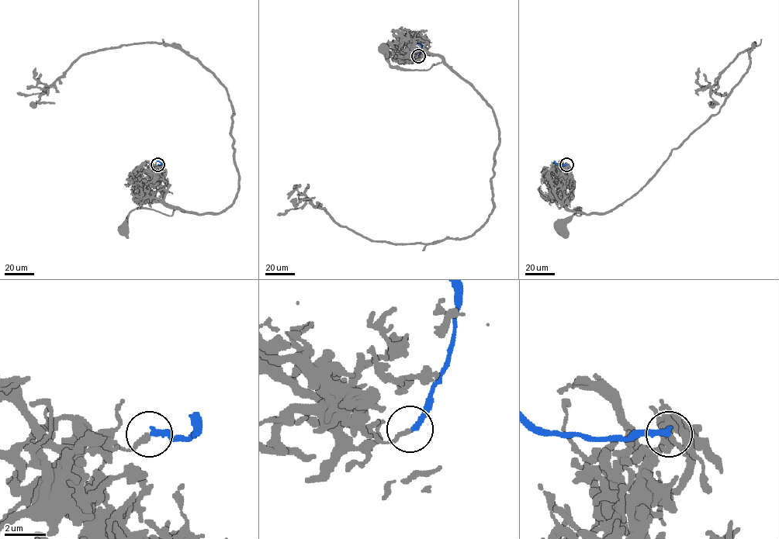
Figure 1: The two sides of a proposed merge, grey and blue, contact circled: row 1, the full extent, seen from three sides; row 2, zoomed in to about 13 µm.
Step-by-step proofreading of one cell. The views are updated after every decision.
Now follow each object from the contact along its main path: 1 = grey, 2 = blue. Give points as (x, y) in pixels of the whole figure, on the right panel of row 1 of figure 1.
1: (566, 165), (563, 203), (570, 210), (575, 209), (576, 215), (581, 214), (579, 208), (561, 229)
2: (566, 165), (557, 164), (554, 160)

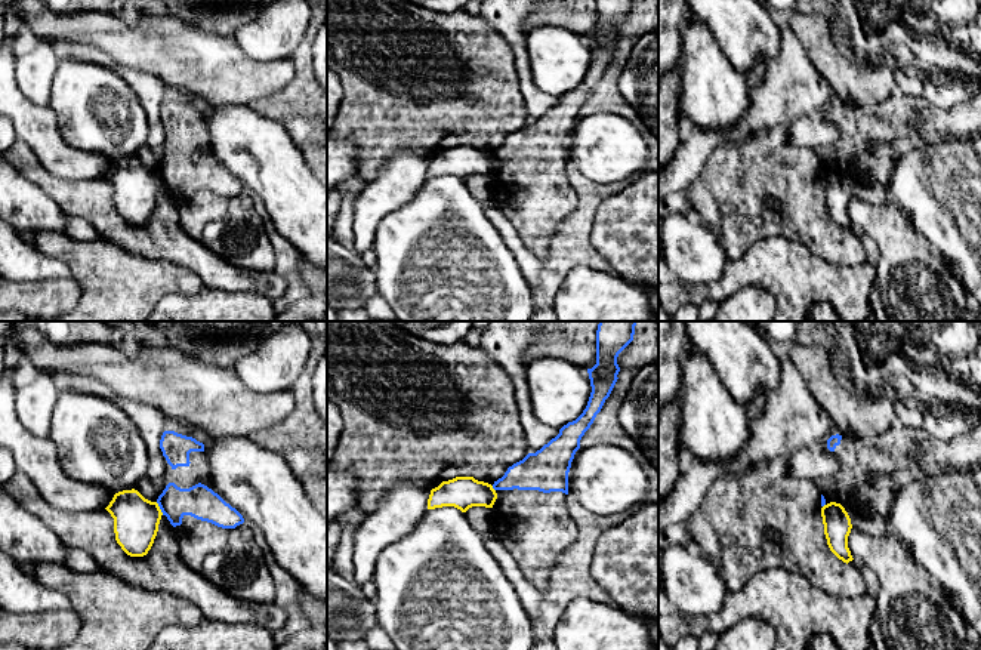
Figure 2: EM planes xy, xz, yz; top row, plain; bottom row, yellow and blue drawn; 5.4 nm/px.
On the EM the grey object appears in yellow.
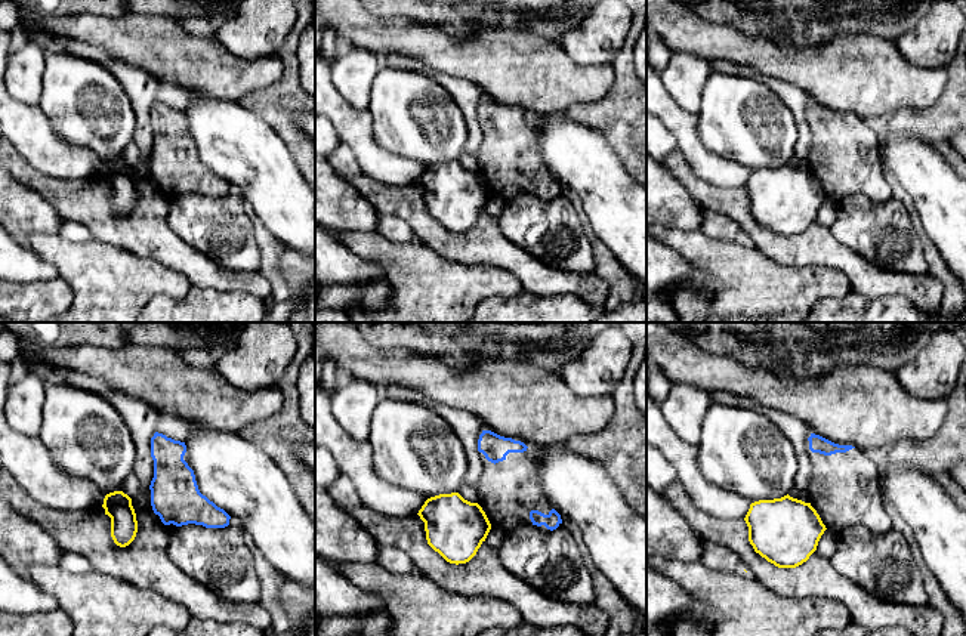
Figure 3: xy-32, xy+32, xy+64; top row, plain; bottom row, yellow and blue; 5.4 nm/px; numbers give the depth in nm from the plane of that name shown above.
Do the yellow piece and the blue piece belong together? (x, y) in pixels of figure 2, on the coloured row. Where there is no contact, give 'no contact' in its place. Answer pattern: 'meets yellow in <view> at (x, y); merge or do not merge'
meets yellow in xy at (159, 508); do not merge

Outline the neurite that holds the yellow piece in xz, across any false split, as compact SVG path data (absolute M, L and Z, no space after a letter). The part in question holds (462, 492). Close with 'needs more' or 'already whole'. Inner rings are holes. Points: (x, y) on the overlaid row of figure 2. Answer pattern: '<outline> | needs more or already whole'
M456 477L431 490L428 509L454 506L466 512L472 506L493 508L497 493L491 484L473 477Z | already whole

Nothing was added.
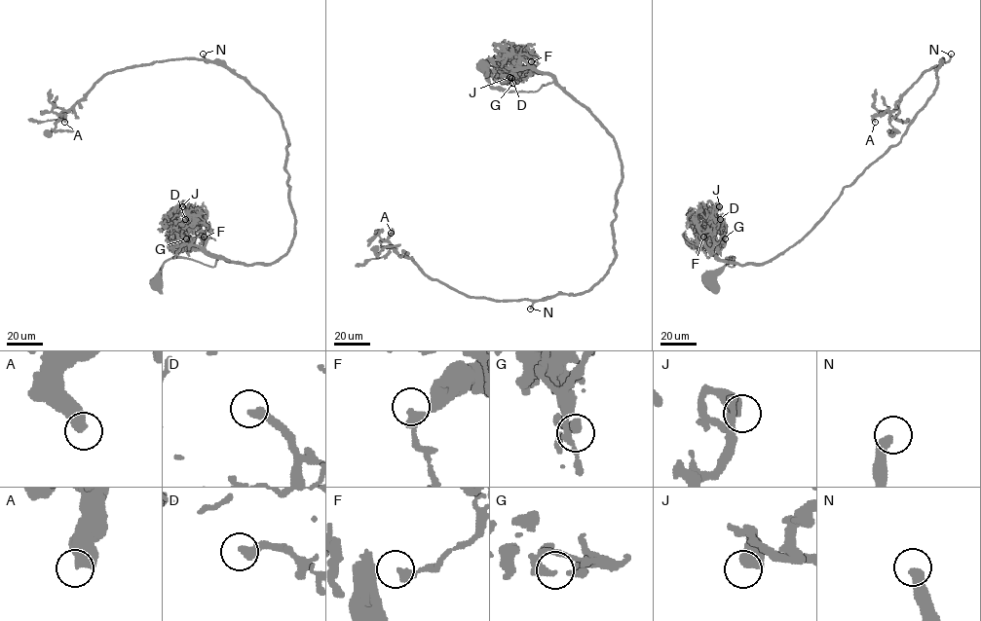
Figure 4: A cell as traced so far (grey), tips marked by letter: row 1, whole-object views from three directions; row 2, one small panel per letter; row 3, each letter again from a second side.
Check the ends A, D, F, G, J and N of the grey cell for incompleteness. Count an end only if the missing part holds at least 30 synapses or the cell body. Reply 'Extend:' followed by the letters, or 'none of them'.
Extend: N

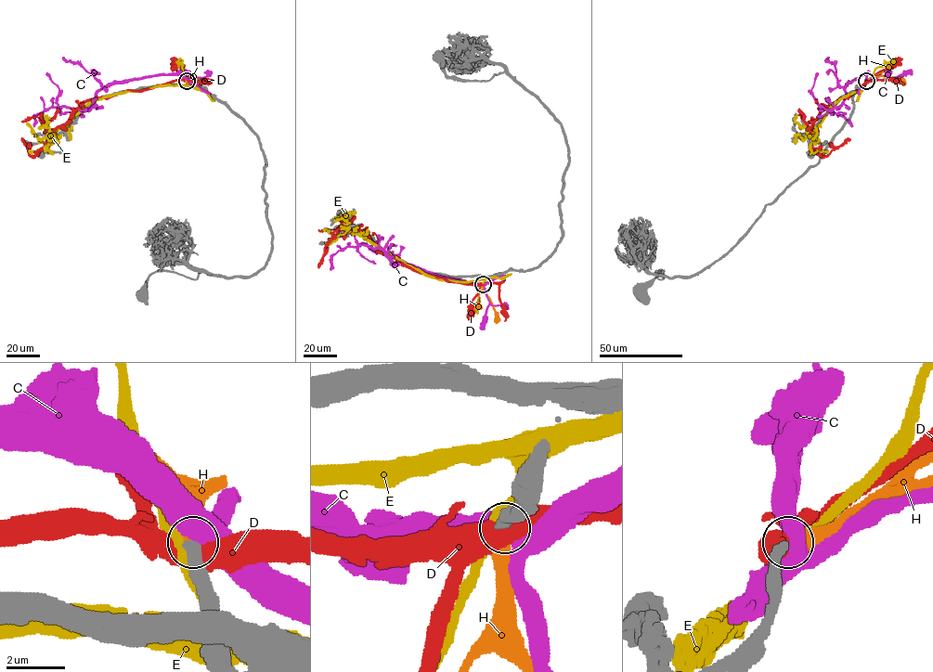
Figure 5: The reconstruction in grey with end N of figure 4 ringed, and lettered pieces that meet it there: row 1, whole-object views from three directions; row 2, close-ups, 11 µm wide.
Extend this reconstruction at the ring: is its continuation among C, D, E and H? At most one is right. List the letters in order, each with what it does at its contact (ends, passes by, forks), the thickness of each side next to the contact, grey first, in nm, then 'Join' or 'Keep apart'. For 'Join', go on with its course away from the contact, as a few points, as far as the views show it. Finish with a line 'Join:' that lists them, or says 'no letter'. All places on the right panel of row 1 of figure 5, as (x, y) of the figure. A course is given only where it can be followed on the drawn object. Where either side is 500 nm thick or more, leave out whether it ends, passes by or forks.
C: Thickness 440 nm (grey) against 550 nm. Keep apart
D: Thickness 550 nm (grey) against 600 nm. Keep apart
E: Thickness 600 nm (grey) against 320 nm. Keep apart
H: Thickness 440 nm (grey) against 500 nm. Join. Its course: (866, 81), (887, 76), (905, 84)
Join: H

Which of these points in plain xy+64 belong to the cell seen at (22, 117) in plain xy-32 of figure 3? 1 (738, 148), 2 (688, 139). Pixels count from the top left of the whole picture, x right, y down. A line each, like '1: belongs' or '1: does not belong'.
1: does not belong
2: belongs

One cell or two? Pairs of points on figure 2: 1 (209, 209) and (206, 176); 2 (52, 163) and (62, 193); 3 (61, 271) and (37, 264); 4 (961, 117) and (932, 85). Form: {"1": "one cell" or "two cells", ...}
{"1": "two cells", "2": "two cells", "3": "one cell", "4": "two cells"}

